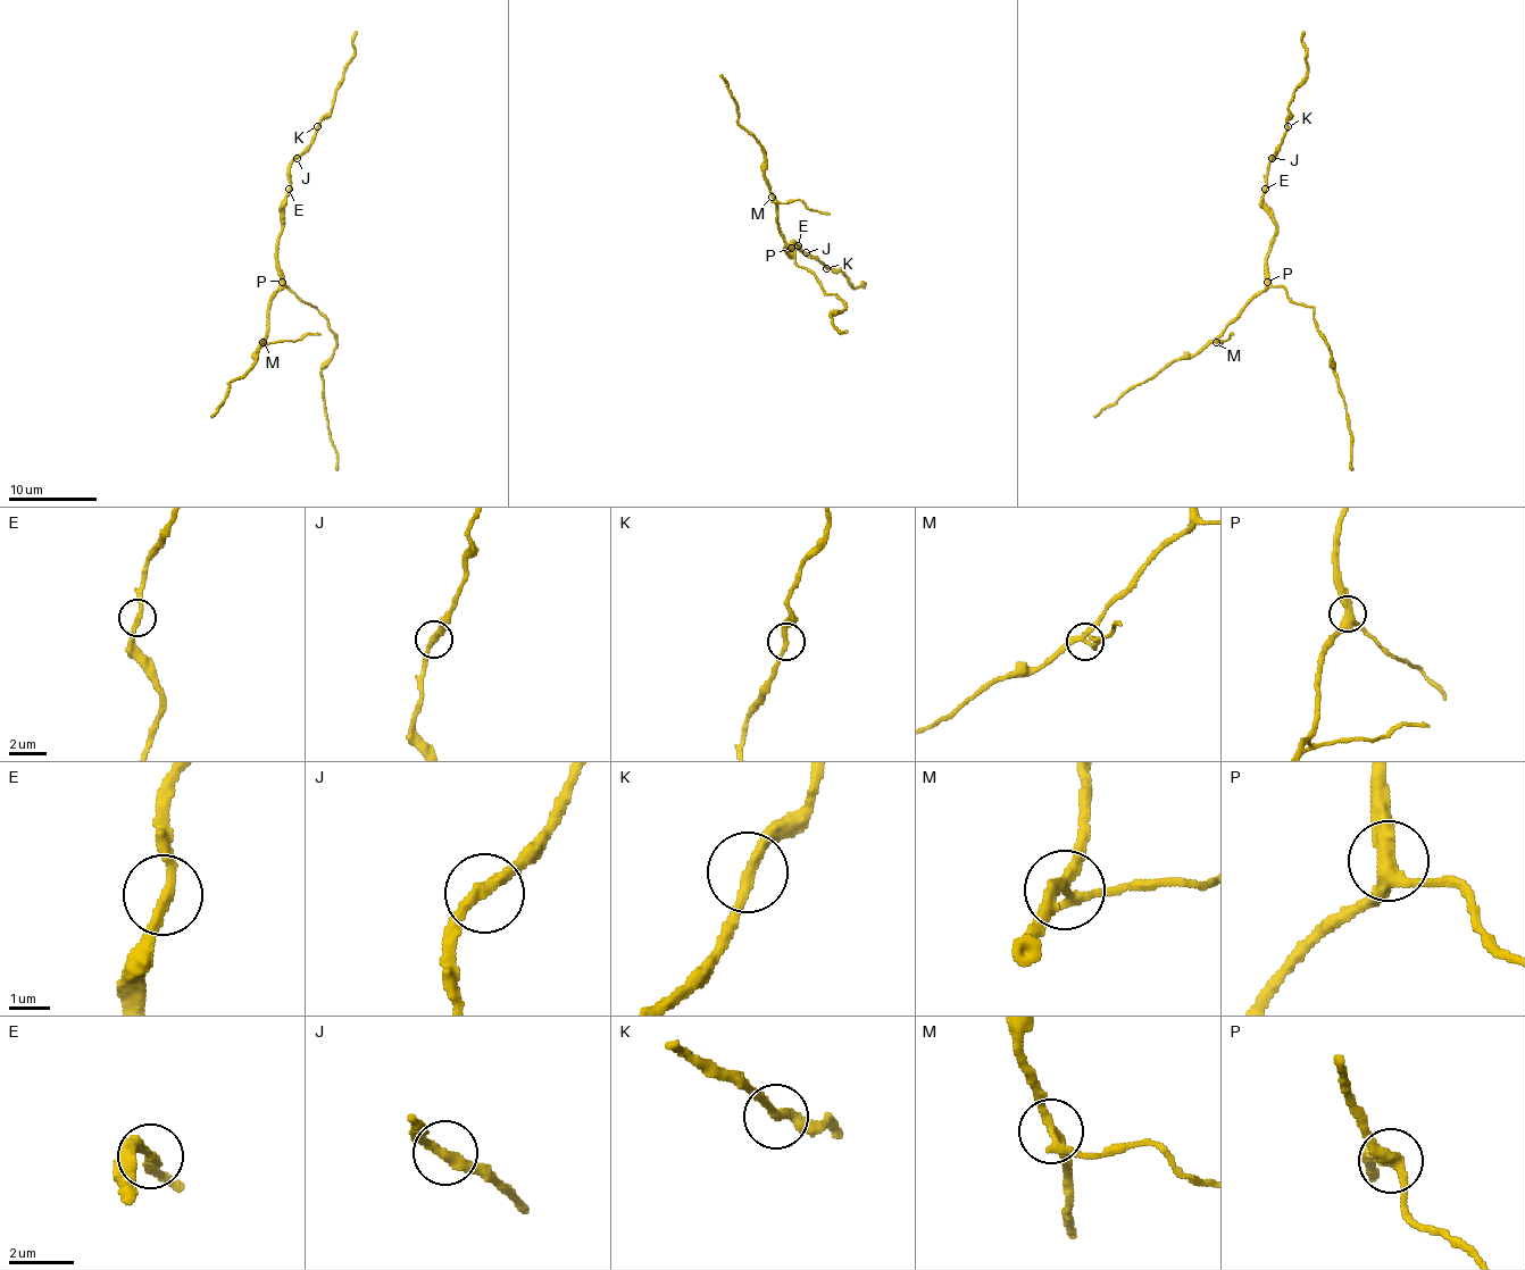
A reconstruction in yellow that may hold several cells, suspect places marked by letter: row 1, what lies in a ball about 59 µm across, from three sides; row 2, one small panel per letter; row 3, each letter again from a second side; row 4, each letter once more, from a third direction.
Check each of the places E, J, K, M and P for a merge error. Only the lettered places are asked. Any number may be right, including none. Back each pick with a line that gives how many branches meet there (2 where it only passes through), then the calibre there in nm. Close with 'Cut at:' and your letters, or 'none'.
M: branches 3; calibre 260 nm
Cut at: M

